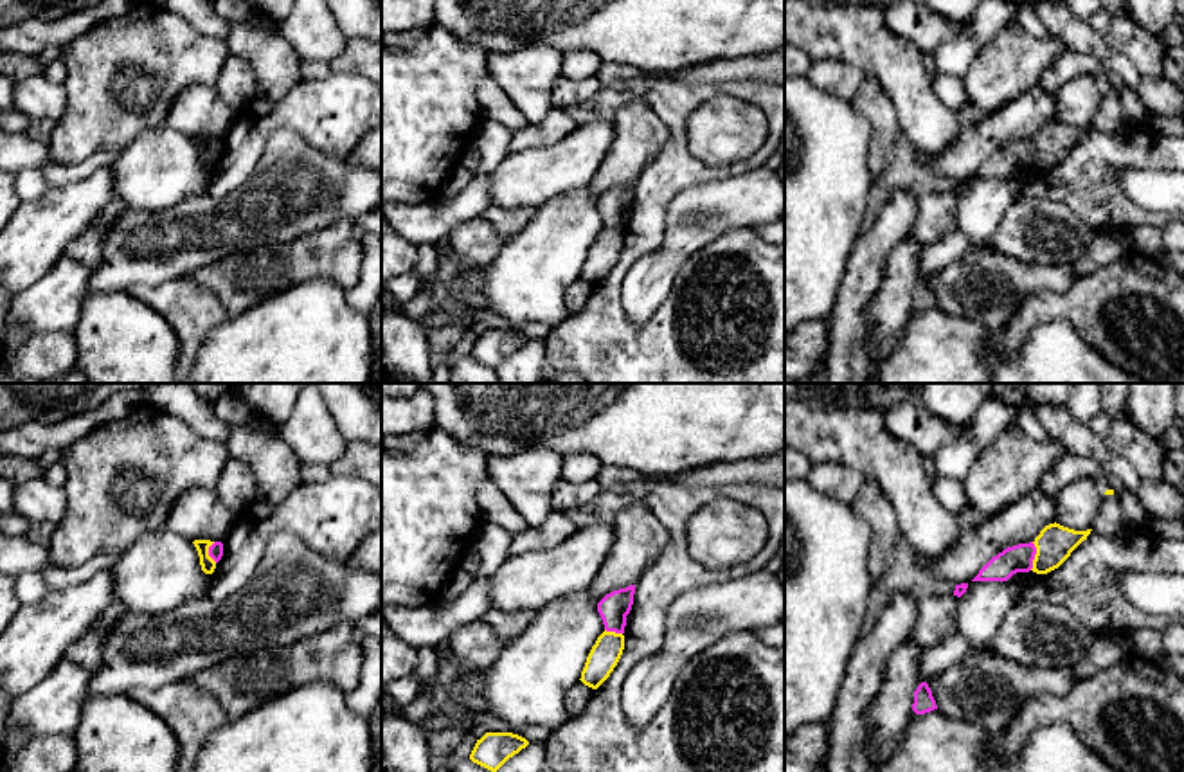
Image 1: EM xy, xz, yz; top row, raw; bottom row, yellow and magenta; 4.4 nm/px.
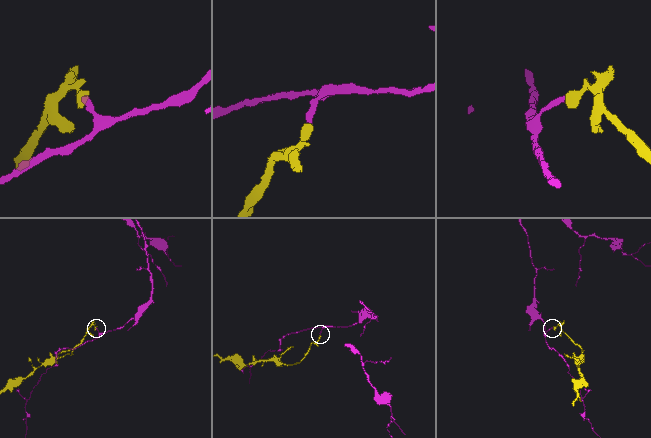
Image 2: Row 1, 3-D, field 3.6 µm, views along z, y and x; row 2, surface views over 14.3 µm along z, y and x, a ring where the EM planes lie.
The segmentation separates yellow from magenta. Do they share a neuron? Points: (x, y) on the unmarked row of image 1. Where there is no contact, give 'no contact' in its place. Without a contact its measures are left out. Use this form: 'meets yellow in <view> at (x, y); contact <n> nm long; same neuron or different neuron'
meets yellow in yz at (1035, 153); contact 130 nm long; different neuron

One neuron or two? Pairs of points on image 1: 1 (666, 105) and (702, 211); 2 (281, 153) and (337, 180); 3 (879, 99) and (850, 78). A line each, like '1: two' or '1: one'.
1: two
2: one
3: two

